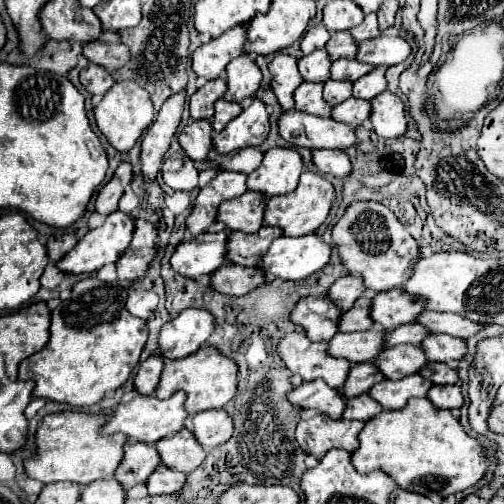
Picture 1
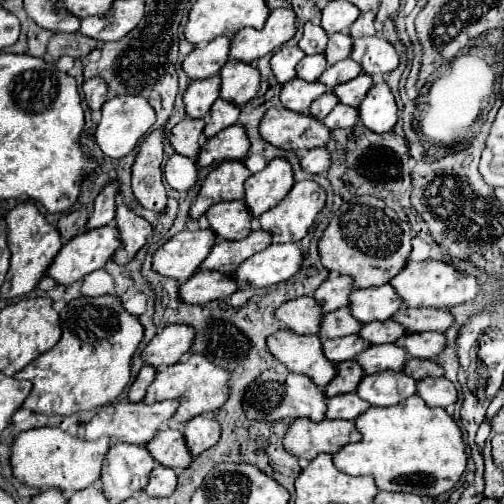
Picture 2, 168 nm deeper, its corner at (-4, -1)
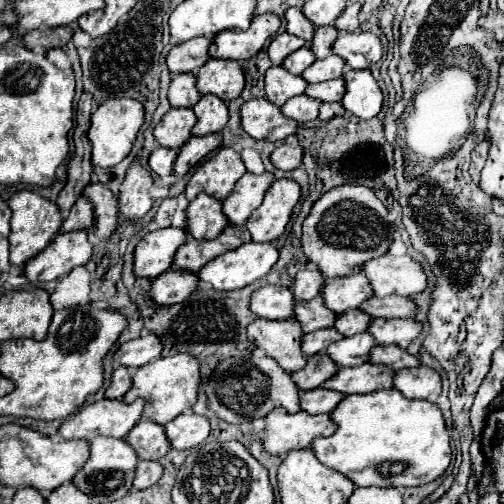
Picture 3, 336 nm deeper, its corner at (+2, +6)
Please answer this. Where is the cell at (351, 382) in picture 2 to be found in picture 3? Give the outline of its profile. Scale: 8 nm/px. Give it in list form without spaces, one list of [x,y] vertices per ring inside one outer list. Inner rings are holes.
[[[318,352],[314,356],[308,356],[306,366],[300,372],[292,372],[290,376],[300,390],[314,390],[324,380],[334,376],[336,370],[338,370],[338,366],[332,364],[332,360],[324,352]]]

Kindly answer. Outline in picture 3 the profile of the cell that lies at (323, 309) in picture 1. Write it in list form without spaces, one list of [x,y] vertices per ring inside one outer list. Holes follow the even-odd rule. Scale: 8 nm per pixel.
[[[262,286],[252,292],[250,308],[256,316],[286,320],[294,316],[294,296],[284,286]]]

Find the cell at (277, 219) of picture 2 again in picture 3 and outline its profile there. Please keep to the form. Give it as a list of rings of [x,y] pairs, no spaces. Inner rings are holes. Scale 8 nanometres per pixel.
[[[288,178],[274,180],[264,194],[262,204],[250,214],[246,228],[252,234],[252,242],[274,242],[292,216],[292,208],[300,200],[300,186]]]

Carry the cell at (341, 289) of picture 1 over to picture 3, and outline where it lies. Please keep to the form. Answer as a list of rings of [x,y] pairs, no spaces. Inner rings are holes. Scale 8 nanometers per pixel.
[[[308,266],[308,268],[302,268],[300,272],[296,272],[296,276],[292,278],[292,294],[296,300],[312,300],[316,298],[316,294],[320,294],[320,286],[324,284],[324,278],[322,274]]]

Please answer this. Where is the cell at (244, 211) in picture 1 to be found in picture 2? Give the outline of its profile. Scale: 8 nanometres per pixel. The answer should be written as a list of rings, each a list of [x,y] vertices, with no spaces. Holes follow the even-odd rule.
[[[224,201],[212,205],[210,211],[206,211],[206,217],[210,221],[210,229],[220,239],[244,239],[252,231],[254,217],[246,211],[244,201]]]

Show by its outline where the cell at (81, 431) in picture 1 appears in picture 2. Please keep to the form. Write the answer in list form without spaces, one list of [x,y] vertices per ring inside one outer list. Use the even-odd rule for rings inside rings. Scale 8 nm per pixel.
[[[38,427],[18,435],[12,447],[10,463],[12,463],[14,477],[26,483],[28,487],[38,487],[38,489],[58,487],[64,493],[74,493],[94,485],[100,479],[102,461],[108,449],[110,449],[108,439],[84,441],[58,427]]]

